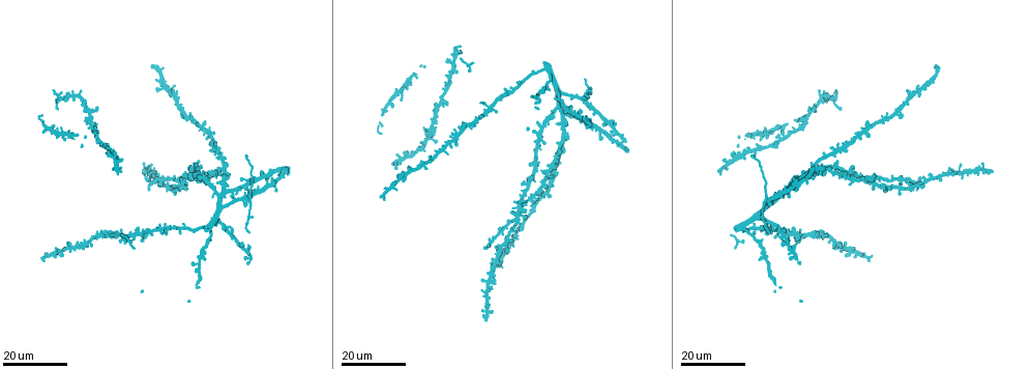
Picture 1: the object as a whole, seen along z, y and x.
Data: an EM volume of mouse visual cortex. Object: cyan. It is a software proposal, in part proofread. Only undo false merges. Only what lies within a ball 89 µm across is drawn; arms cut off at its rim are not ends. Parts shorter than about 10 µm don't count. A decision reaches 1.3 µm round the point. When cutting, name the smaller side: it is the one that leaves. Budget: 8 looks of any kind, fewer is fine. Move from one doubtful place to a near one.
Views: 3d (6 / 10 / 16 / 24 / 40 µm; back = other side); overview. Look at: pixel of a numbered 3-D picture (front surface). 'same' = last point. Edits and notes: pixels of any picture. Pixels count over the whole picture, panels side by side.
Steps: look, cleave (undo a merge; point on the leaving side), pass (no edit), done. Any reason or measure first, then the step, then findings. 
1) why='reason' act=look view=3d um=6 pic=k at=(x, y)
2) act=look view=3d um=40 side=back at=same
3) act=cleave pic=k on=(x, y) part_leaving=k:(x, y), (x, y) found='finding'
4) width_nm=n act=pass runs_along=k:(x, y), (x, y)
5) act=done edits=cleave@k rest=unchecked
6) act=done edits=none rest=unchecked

why='looks like a crossing' act=look view=3d um=16 pic=1 at=(879, 178)

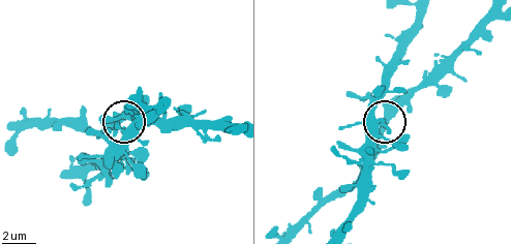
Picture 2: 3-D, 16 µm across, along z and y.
why='zoom in' act=look view=3d um=6 pic=2 at=(393, 115)

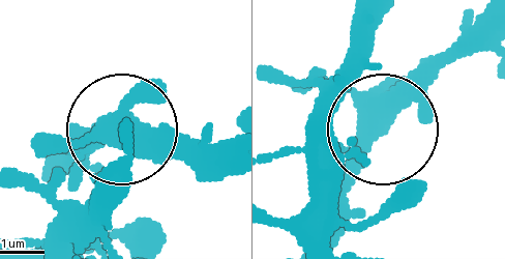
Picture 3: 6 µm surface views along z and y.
act=pass found='all the same neuron'

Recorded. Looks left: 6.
why='four or more arms meet' act=look view=3d um=24 pic=1 at=(223, 166)

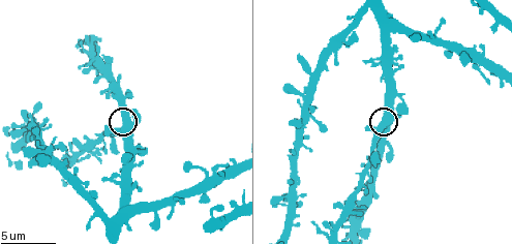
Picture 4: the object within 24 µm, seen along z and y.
act=look view=3d um=10 pic=4 at=(124, 124)

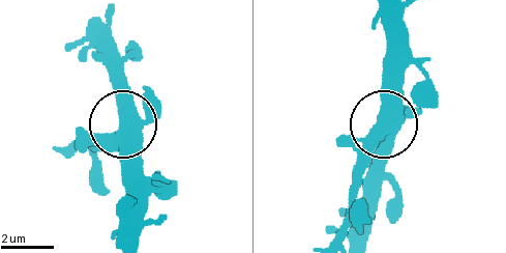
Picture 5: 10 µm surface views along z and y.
arms=4 act=pass found='one neuron here'

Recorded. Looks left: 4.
why='thin arm on a thick one' act=look view=3d um=16 pic=1 at=(772, 199)

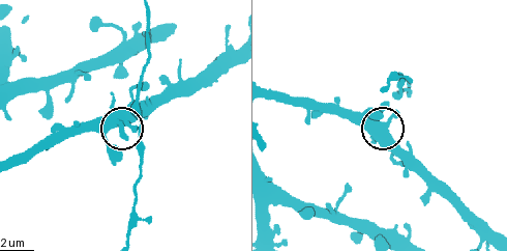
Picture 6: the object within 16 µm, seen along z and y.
act=look view=3d um=6 pic=6 at=(383, 126)

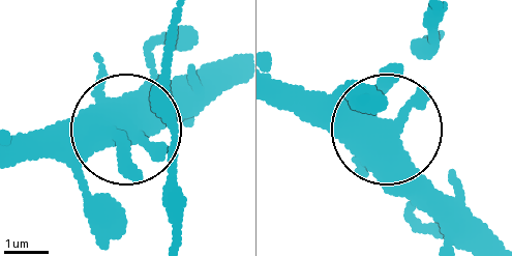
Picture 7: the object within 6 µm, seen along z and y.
width_nm=430 act=pass runs_along=7:(276, 94), (384, 120), (410, 94), (432, 43) found='all the same neuron'

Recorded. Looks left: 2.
act=done edits=none rest=unchecked

